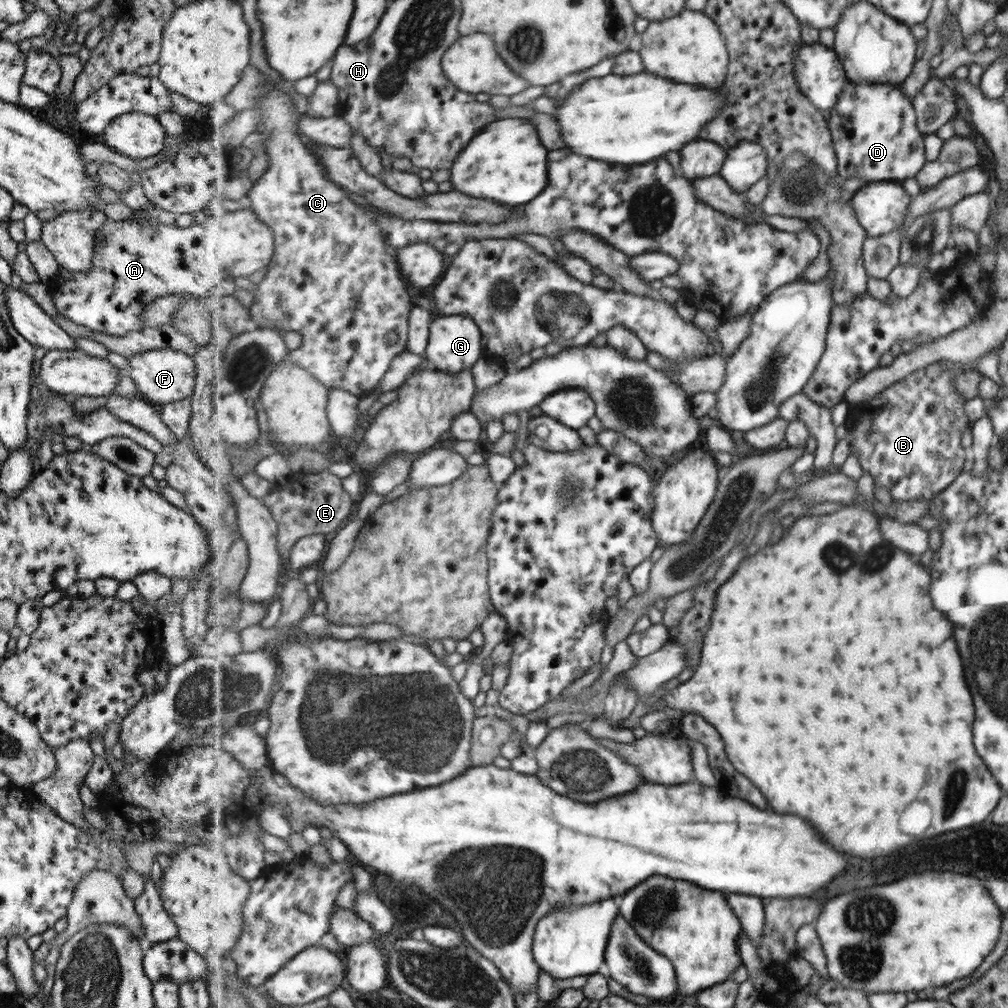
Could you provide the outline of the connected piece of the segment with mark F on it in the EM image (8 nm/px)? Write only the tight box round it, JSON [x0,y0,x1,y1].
[124,349,196,405]

